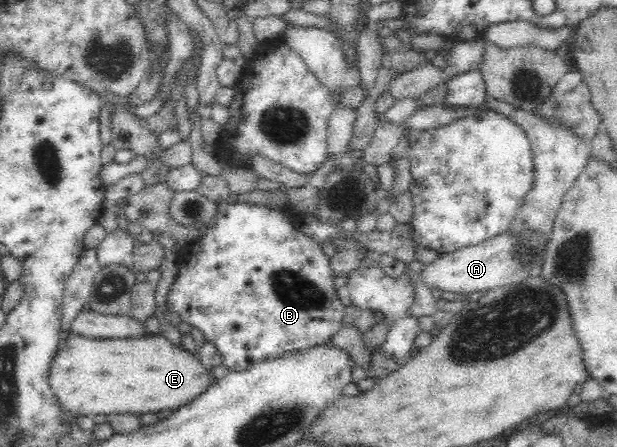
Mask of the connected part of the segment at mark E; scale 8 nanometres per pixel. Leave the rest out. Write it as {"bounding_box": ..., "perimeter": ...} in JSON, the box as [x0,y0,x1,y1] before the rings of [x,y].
{"bounding_box":[48,333,215,416],"perimeter":[[[70,333],[64,343],[60,344],[53,357],[49,371],[48,382],[55,394],[61,409],[71,415],[94,416],[119,413],[157,413],[160,410],[171,409],[192,402],[200,396],[211,384],[215,383],[211,369],[207,369],[197,354],[193,355],[176,346],[167,338],[158,334],[148,334],[145,337],[90,338],[81,334]]]}

